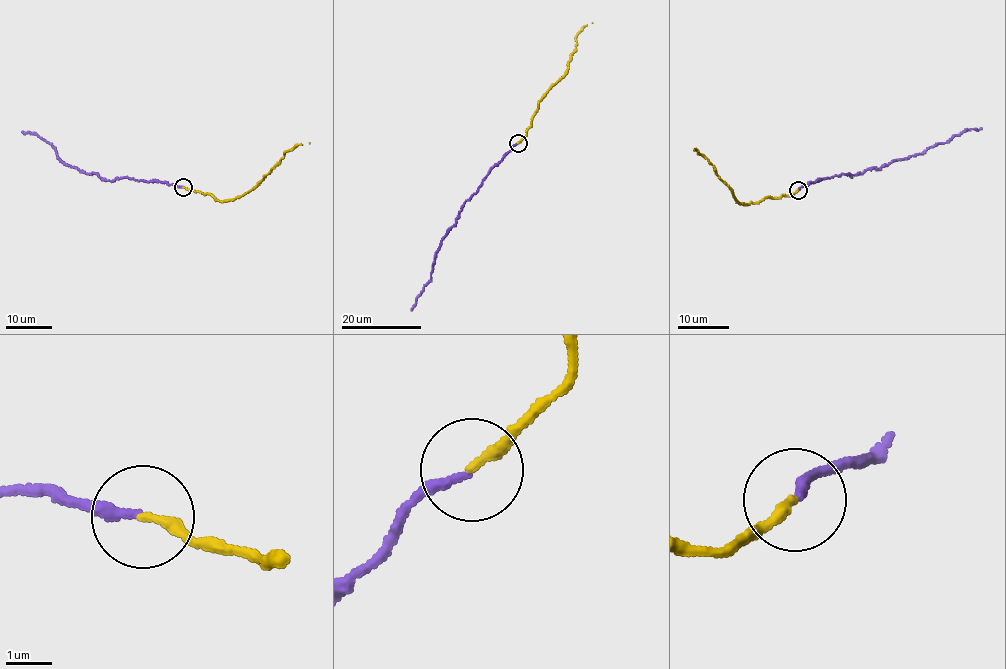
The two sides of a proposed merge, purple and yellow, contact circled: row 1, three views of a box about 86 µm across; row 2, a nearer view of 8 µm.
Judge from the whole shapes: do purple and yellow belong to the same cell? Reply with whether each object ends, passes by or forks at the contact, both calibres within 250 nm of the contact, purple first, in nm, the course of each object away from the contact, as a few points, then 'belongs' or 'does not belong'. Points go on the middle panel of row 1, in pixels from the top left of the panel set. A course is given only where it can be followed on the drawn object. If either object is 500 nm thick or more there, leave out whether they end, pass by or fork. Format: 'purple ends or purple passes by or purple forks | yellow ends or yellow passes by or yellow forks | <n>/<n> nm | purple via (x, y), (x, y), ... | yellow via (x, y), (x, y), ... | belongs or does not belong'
purple ends | yellow ends | 220/240 nm | purple via (517, 143), (493, 166), (465, 202), (459, 216), (440, 242), (430, 281), (411, 310) | yellow via (517, 143), (526, 136), (538, 102), (565, 73), (576, 48), (576, 37), (584, 26), (592, 23) | belongs

